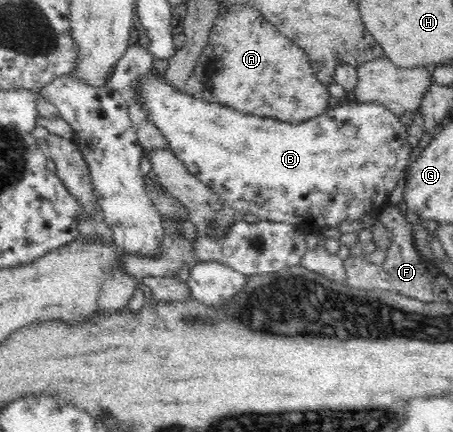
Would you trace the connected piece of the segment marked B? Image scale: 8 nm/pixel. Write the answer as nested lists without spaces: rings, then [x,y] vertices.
[[[147,73],[145,79],[133,88],[138,93],[145,110],[149,112],[151,122],[157,126],[161,134],[170,143],[170,148],[176,153],[177,159],[180,159],[184,166],[201,183],[210,187],[223,201],[226,201],[239,216],[250,213],[260,220],[269,220],[279,223],[288,223],[290,225],[302,225],[306,232],[319,231],[324,228],[339,228],[343,221],[359,221],[362,215],[377,216],[381,210],[389,205],[389,196],[395,189],[403,169],[409,165],[411,157],[411,141],[407,127],[396,113],[393,113],[384,105],[375,103],[341,102],[335,108],[325,110],[323,114],[316,115],[315,118],[306,119],[304,122],[287,123],[275,118],[264,118],[258,115],[242,114],[231,107],[222,106],[220,103],[209,103],[203,98],[195,98],[186,92],[179,92],[173,86],[165,83],[165,79]]]

